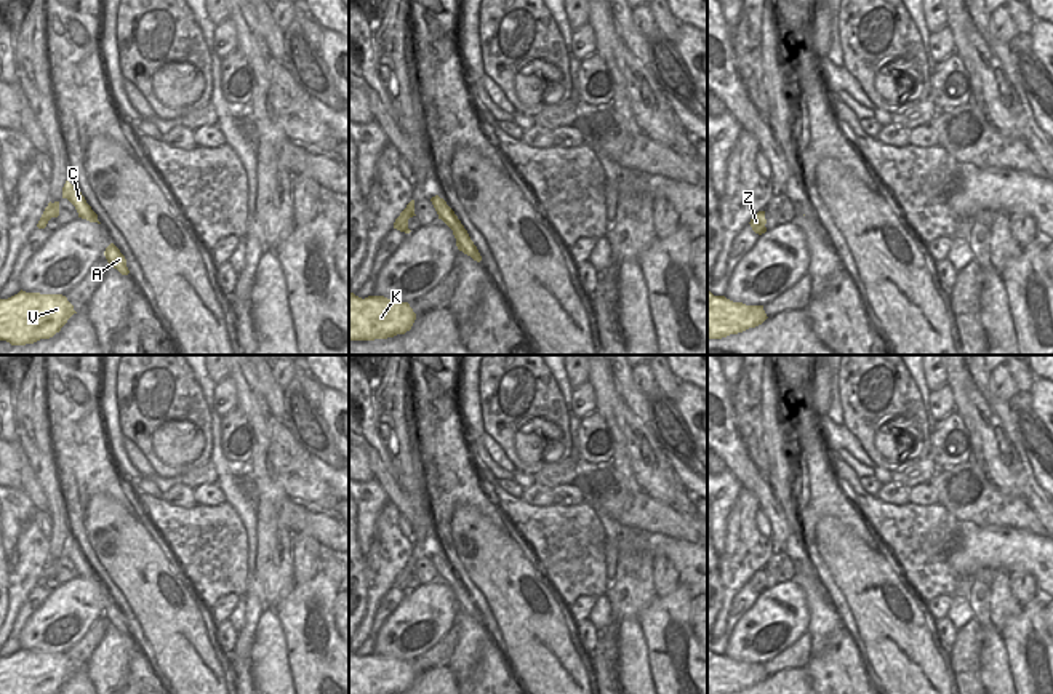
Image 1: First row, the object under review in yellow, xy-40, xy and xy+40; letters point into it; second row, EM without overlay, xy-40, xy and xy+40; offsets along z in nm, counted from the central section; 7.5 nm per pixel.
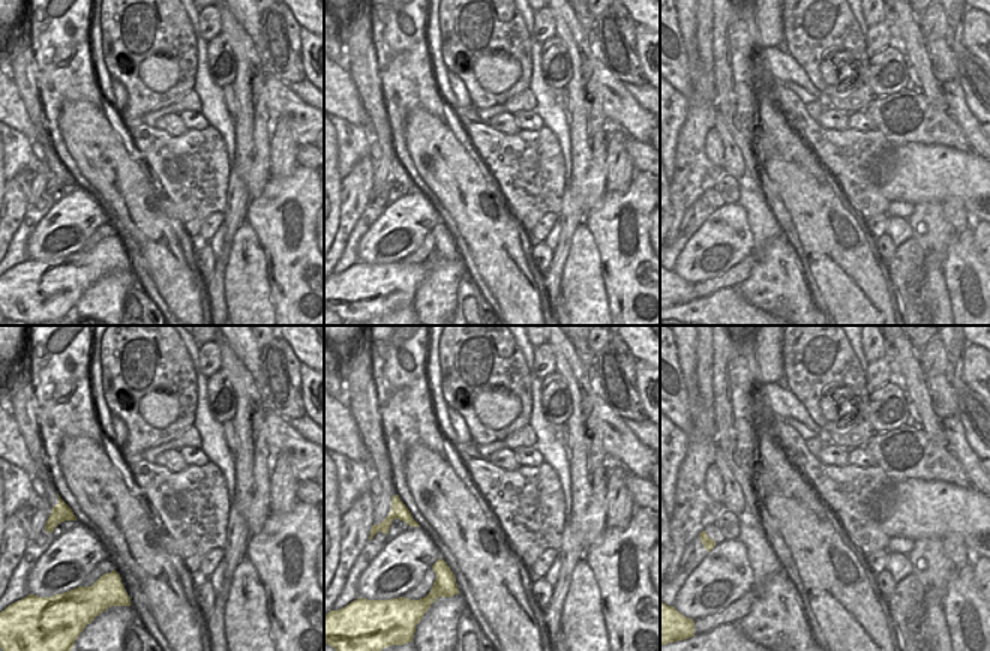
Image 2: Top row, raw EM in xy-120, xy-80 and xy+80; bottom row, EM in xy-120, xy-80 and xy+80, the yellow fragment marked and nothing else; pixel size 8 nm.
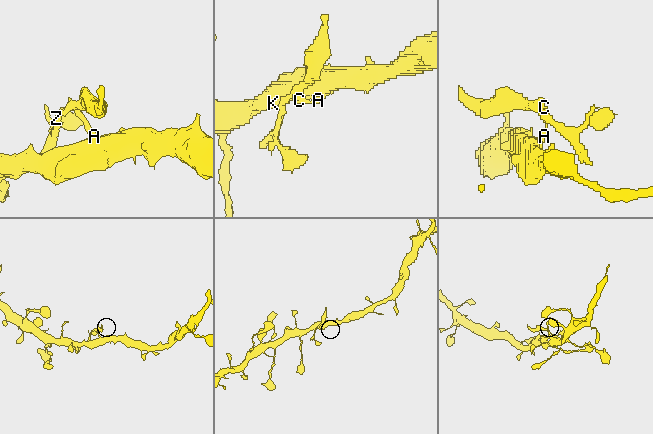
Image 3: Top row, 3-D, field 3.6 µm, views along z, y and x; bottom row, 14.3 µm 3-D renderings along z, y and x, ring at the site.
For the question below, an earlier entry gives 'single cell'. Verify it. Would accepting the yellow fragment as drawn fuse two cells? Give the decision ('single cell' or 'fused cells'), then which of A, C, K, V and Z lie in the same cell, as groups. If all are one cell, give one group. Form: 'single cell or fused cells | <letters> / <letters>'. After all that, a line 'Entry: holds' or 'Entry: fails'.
single cell | A C K V Z
Entry: holds

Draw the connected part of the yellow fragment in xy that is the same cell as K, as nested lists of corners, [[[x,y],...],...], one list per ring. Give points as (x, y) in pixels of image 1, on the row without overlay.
[[[349,649],[349,694],[397,694],[411,688],[416,672],[408,660],[368,654],[365,657]]]

